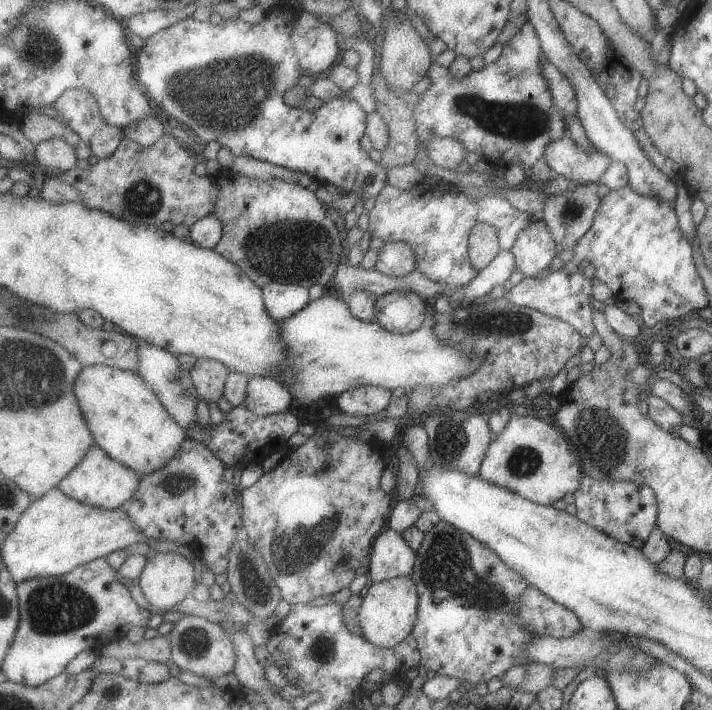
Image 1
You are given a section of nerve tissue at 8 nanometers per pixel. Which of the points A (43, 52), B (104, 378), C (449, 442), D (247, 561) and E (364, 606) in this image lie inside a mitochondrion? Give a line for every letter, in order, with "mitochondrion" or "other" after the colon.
A: mitochondrion
B: other
C: mitochondrion
D: mitochondrion
E: other

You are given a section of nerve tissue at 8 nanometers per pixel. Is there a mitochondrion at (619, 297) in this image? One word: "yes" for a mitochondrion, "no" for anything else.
no

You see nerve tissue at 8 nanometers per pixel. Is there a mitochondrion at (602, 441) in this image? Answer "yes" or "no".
yes

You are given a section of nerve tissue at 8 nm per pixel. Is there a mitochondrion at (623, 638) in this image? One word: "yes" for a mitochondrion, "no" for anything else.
no

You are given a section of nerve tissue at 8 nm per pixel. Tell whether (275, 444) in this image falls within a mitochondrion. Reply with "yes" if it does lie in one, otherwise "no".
no

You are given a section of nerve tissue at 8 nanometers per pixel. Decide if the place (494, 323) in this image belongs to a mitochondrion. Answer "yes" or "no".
yes

